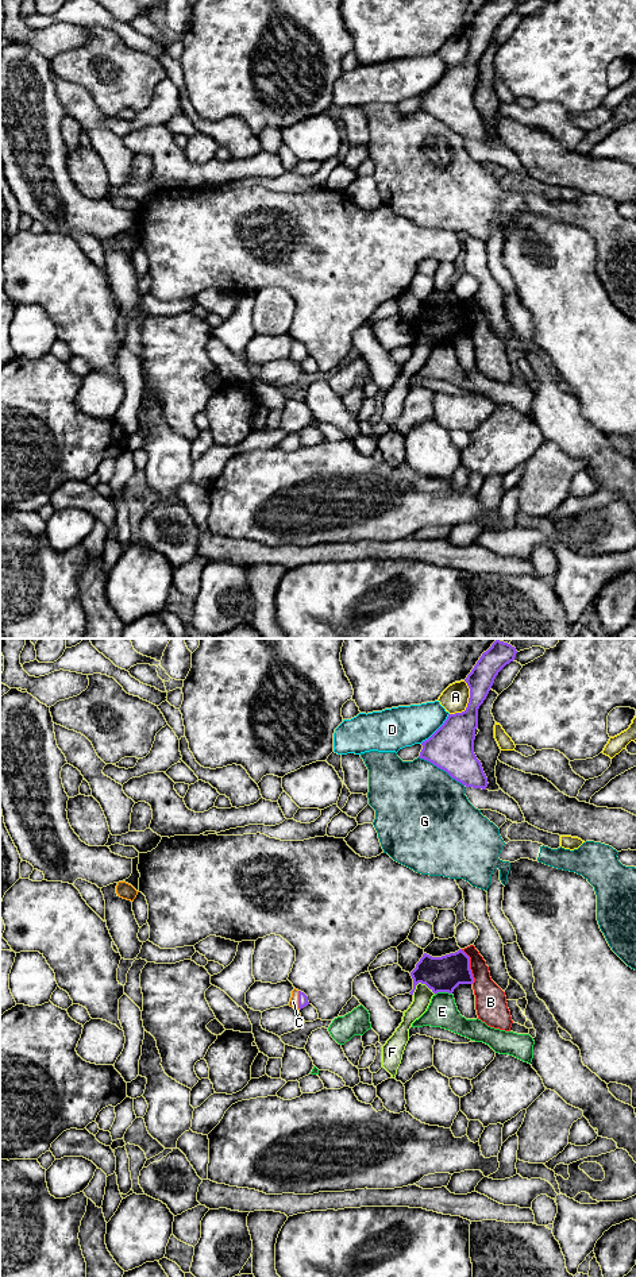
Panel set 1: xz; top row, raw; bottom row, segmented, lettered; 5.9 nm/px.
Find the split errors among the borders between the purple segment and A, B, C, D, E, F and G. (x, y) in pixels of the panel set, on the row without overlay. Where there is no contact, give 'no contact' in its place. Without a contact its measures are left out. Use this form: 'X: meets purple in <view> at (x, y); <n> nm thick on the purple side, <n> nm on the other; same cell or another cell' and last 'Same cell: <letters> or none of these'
A: meets purple in xz at (469, 54); 240 nm thick on the purple side, 160 nm on the other; another cell
B: meets purple in xz at (469, 319); 220 nm thick on the purple side, 190 nm on the other; another cell
C: meets purple in xz at (299, 352); 60 nm thick on the purple side, 50 nm on the other; same cell
D: meets purple in xz at (438, 81); 280 nm thick on the purple side, 240 nm on the other; another cell
E: meets purple in xz at (443, 343); 220 nm thick on the purple side, 180 nm on the other; another cell
F: meets purple in xz at (423, 335); 220 nm thick on the purple side, 110 nm on the other; another cell
G: meets purple in xz at (442, 120); 280 nm thick on the purple side, 480 nm on the other; another cell
Same cell: C

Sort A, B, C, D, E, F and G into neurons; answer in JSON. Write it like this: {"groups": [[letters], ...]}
{"groups": [["A"], ["B"], ["C"], ["D"], ["E"], ["F"], ["G"]]}

